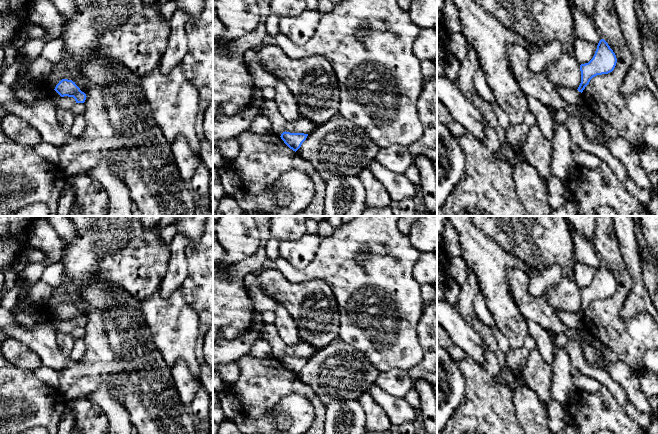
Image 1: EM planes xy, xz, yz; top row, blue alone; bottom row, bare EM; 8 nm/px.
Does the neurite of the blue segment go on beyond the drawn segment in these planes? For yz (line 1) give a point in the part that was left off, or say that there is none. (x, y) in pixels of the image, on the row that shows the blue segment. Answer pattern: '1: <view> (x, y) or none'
1: none

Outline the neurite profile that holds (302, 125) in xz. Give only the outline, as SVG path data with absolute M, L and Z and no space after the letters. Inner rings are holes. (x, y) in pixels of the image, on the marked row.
M300 116L296 121L288 121L285 124L285 131L290 133L311 134L316 130L315 124L306 117Z

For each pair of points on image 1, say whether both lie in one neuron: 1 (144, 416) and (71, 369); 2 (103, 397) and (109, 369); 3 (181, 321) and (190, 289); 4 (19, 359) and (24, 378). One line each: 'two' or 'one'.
1: one
2: two
3: two
4: two

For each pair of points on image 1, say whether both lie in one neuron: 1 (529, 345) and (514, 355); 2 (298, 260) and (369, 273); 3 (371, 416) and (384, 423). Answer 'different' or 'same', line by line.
1: same
2: different
3: same

